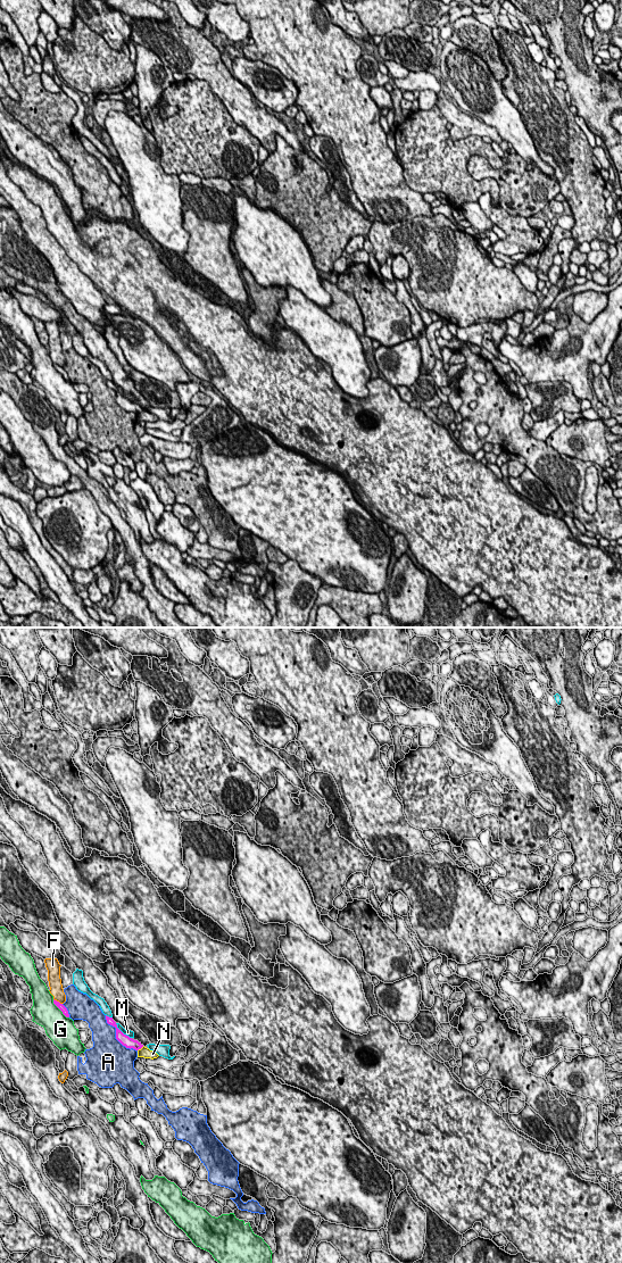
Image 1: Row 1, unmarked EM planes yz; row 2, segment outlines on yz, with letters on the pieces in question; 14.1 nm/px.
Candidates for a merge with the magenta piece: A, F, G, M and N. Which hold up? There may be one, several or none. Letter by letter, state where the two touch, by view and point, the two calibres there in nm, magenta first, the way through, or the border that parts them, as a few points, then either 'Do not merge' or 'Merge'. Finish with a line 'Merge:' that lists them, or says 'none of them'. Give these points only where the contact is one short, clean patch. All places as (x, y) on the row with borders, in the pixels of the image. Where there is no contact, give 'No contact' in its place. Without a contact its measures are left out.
A: Touches magenta at yz (116, 1036). Thickness 160 nm (magenta) against 440 nm. Do not merge
F: Touches magenta at yz (58, 1002). Thickness 90 nm (magenta) against 190 nm. Boundary: yz (54, 998), (61, 1004). Do not merge
G: Touches magenta at yz (59, 1008). Thickness 90 nm (magenta) against 360 nm. Boundary: yz (52, 999), (52, 1003), (68, 1018). Do not merge
M: Touches magenta at yz (122, 1032). Thickness 160 nm (magenta) against 90 nm. Do not merge
N: Touches magenta at yz (140, 1048). Thickness 160 nm (magenta) against 140 nm. Boundary: yz (143, 1046), (138, 1050). Do not merge
Merge: none of them

